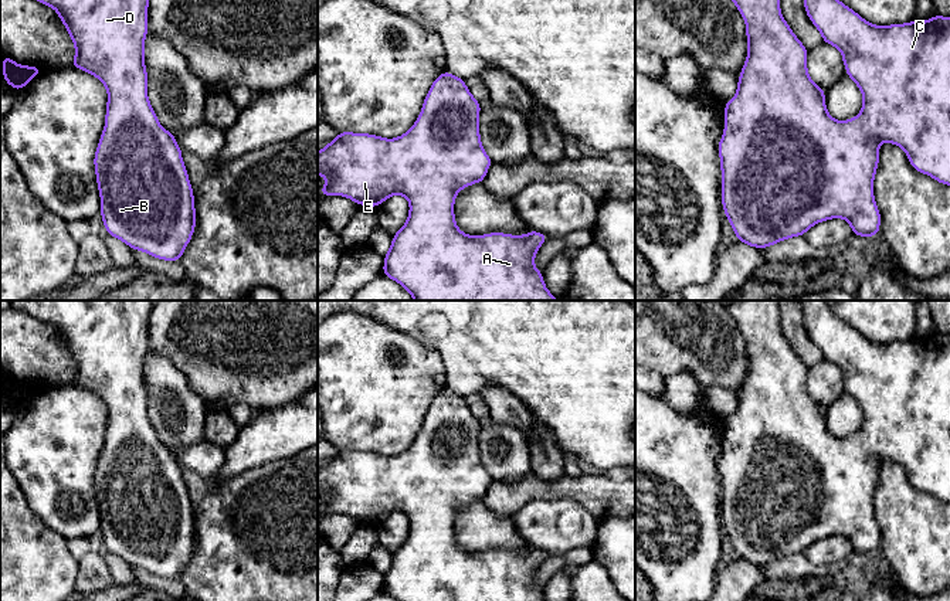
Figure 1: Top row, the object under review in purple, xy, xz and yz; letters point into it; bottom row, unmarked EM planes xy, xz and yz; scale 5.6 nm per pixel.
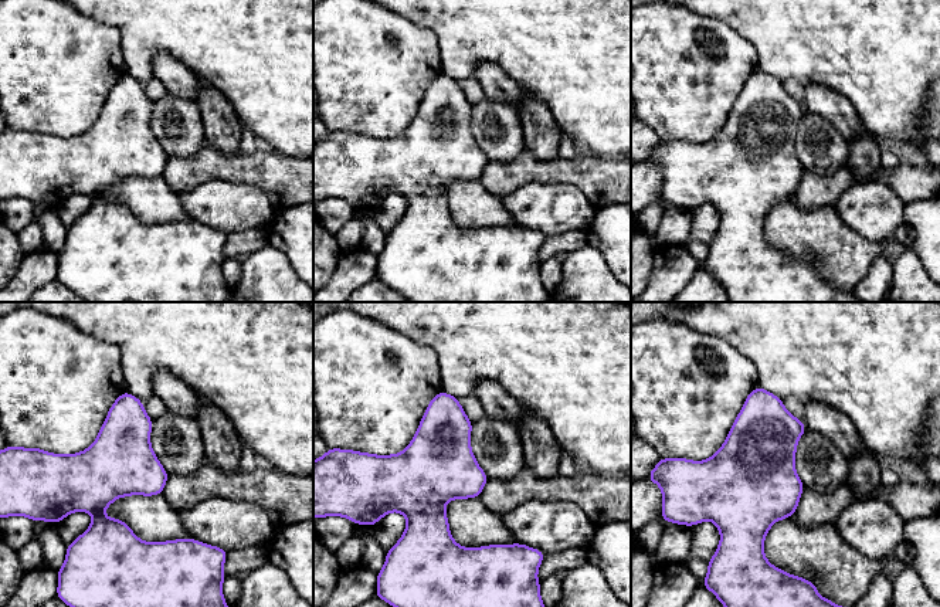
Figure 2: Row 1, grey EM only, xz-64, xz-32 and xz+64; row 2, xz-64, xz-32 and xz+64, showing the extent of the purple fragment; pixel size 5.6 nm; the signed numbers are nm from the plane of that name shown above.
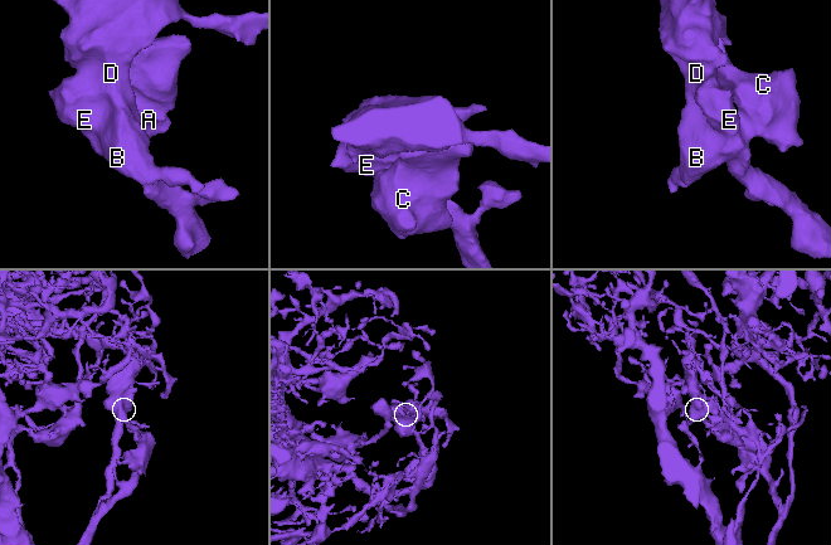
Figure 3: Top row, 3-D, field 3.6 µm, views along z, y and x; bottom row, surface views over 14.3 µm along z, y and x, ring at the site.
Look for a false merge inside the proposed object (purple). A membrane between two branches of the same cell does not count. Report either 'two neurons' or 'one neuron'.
one neuron

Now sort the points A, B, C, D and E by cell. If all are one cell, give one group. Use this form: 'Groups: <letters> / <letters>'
Groups: A B C D E

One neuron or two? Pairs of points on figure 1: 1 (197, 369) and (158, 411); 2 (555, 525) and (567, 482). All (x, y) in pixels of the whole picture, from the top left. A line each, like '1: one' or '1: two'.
1: two
2: two

